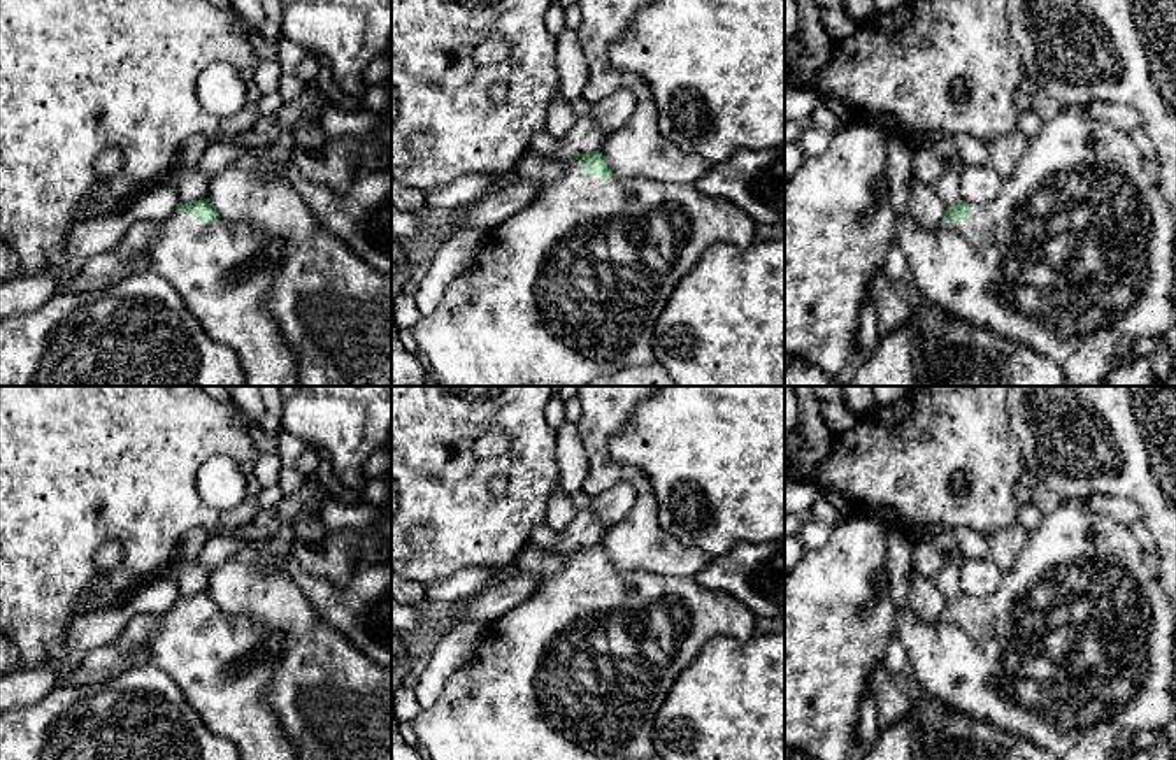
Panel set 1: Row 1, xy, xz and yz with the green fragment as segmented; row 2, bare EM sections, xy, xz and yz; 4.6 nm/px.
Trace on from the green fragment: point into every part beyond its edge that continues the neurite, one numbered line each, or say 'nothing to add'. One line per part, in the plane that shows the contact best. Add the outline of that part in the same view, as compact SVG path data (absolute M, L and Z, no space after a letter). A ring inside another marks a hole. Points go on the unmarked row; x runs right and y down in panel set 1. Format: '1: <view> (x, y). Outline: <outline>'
1: xz (578, 671). Outline: M579 553L567 556L562 572L539 577L537 590L520 606L486 625L474 656L455 670L432 707L421 709L412 721L419 751L427 760L641 760L655 755L653 725L676 678L714 637L749 641L755 635L755 614L735 597L702 588L692 576L658 576L646 570L618 572L588 569Z

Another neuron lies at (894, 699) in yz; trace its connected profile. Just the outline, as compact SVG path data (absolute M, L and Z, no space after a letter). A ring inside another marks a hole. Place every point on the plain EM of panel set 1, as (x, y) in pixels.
M879 663L867 679L867 695L878 706L879 728L892 727L911 713L911 692Z

